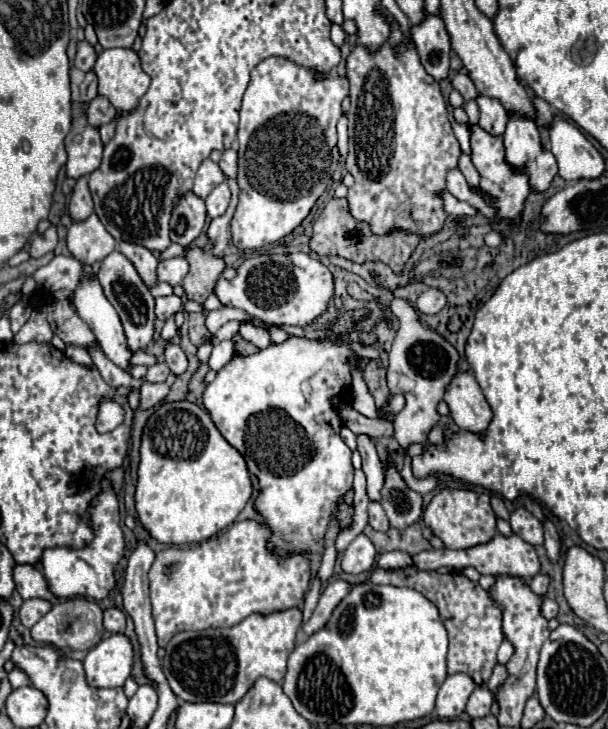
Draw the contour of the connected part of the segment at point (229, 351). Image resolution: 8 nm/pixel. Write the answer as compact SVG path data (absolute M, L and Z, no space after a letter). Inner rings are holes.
M222 340L220 344L214 346L212 356L208 360L208 366L210 366L210 370L220 370L232 358L234 358L234 342L232 340Z

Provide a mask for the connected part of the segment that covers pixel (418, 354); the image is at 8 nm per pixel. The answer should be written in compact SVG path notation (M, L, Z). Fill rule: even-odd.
M394 298L390 302L390 310L400 318L400 328L390 350L386 380L392 394L406 396L406 408L394 420L394 438L402 448L406 448L412 442L428 442L426 434L440 418L436 412L436 404L442 400L444 388L448 386L452 376L458 372L458 352L440 334L420 324L414 308L410 308L406 300Z

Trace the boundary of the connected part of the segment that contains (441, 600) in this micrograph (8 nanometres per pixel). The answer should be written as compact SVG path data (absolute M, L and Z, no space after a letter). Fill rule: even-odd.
M414 566L402 570L376 570L370 578L372 584L392 584L392 586L406 586L414 588L424 594L438 610L440 618L448 630L450 646L448 646L448 674L466 672L478 686L486 684L492 668L496 664L496 652L502 644L504 630L502 630L502 606L484 590L478 582L472 582L458 574L438 574L438 572L420 572Z

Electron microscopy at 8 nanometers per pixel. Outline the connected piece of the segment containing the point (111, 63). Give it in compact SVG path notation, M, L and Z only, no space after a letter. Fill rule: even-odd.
M110 48L104 50L94 66L94 74L98 76L98 94L108 98L110 104L118 110L118 112L130 112L136 108L136 104L140 102L140 98L144 96L144 92L150 86L150 76L140 68L140 58L134 50L126 50L126 48Z

